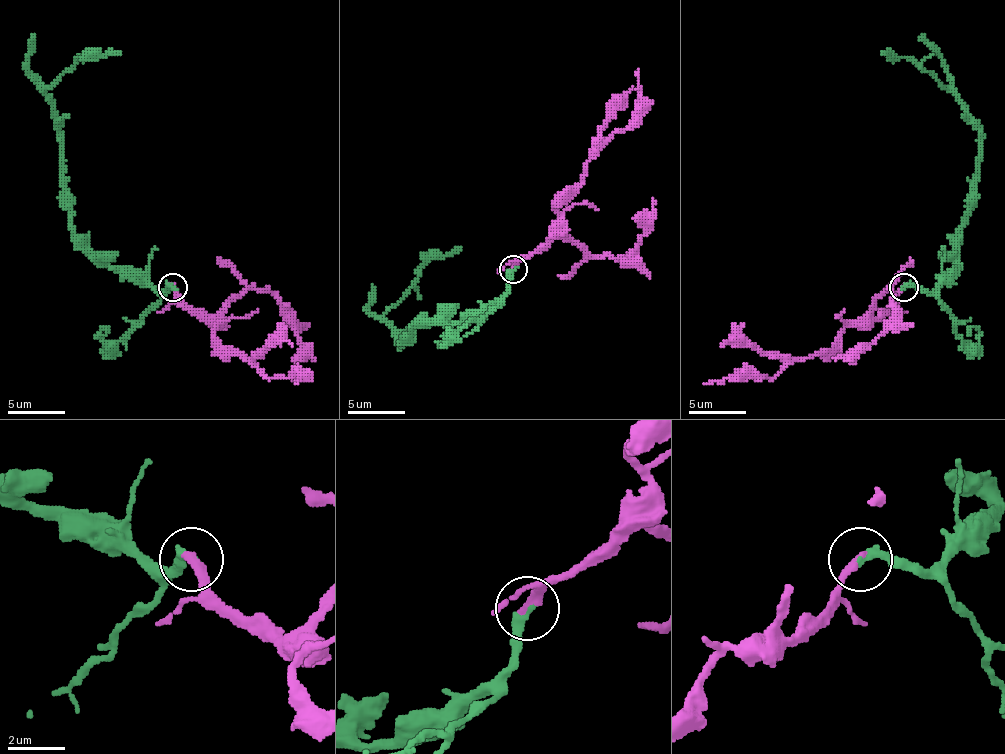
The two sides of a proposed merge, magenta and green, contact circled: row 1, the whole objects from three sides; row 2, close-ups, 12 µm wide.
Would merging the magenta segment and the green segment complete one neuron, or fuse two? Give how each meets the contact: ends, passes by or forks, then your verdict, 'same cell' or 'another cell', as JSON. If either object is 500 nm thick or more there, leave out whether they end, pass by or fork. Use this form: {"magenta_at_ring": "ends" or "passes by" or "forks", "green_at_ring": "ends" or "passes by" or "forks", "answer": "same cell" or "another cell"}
{"magenta_at_ring": "ends", "green_at_ring": "ends", "answer": "same cell"}

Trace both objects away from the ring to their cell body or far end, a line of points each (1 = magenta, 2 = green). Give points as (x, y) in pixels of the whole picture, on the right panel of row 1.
1: (904, 286), (876, 318), (850, 323), (830, 349), (810, 358), (792, 358), (772, 378), (738, 375), (704, 384)
2: (904, 286), (921, 286), (930, 292), (959, 263), (979, 154), (979, 123), (950, 91), (904, 57), (881, 51)

